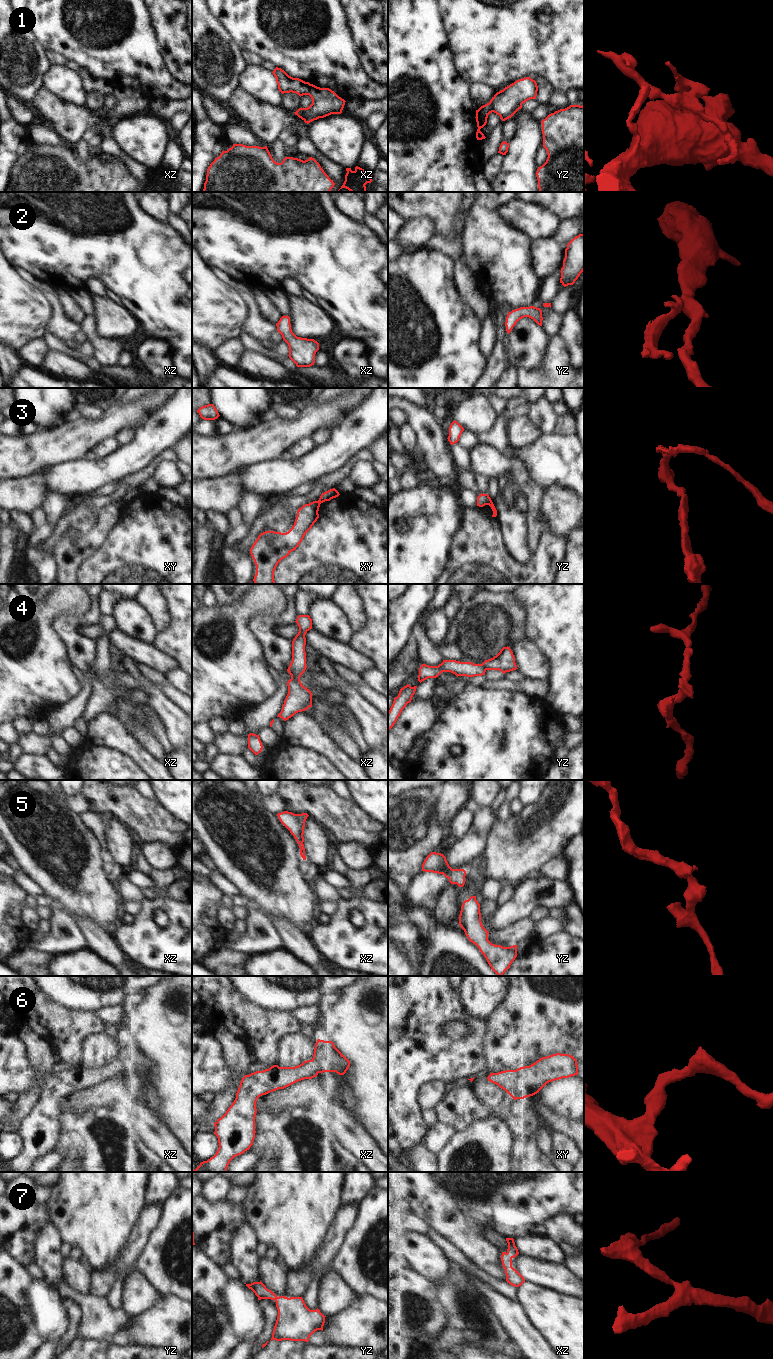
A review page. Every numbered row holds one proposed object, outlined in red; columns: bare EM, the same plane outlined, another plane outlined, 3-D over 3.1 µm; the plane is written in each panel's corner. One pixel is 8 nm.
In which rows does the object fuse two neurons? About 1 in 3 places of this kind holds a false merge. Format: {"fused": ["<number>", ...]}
{"fused": ["1", "3", "4"]}

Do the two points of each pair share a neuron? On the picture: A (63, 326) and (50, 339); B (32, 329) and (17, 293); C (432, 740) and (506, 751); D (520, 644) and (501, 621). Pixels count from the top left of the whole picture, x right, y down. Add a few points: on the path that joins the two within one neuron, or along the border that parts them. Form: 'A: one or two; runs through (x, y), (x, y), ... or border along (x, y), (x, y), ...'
A: two; border along (48, 331), (63, 341)
B: one; runs through (24, 320), (17, 313), (17, 302)
C: one; runs through (450, 740), (488, 740)
D: two; border along (525, 637), (512, 638), (507, 645)

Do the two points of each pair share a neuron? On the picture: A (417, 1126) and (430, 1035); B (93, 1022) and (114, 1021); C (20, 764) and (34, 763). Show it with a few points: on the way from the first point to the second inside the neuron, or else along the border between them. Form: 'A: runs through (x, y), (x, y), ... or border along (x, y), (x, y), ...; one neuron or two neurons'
A: runs through (410, 1103), (410, 1067), (419, 1058); one neuron
B: border along (94, 1012), (104, 1022); two neurons
C: runs through (23, 764), (31, 764); one neuron

